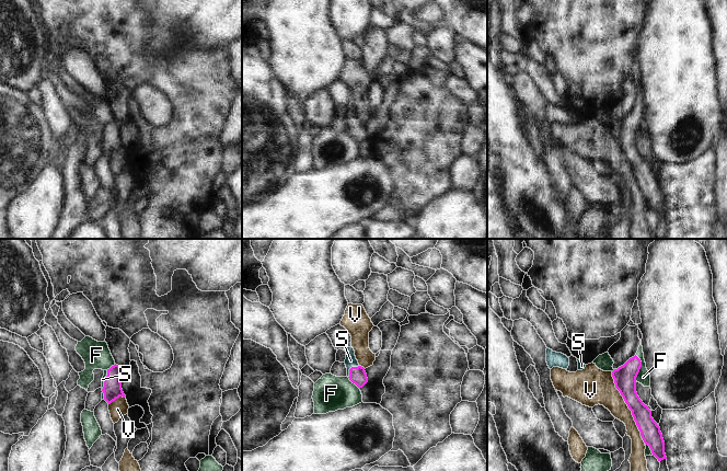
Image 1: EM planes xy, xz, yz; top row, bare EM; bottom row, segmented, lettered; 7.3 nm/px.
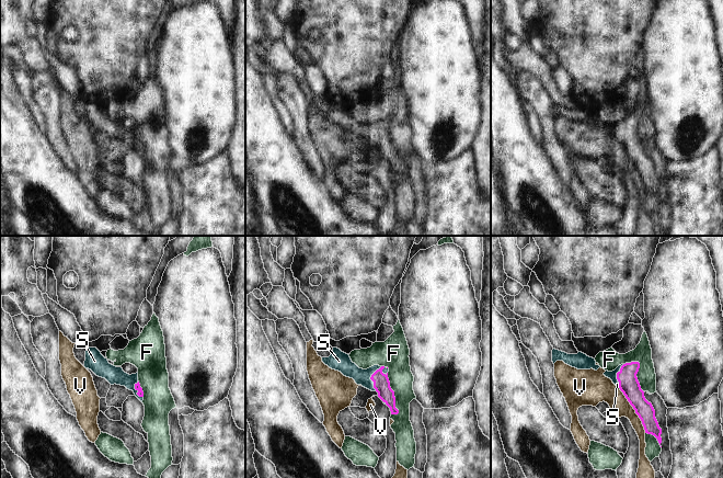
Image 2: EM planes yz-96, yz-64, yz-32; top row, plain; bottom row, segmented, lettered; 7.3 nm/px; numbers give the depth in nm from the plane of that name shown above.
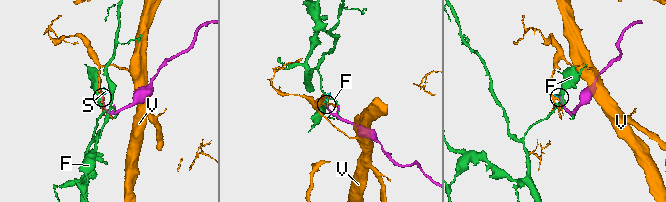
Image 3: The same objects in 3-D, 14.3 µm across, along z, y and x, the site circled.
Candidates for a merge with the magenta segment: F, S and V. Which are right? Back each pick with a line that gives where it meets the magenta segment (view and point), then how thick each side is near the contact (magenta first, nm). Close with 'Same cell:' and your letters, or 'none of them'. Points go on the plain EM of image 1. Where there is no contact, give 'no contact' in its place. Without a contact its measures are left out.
S: xz (349, 124) | 130/90 nm
Same cell: S

